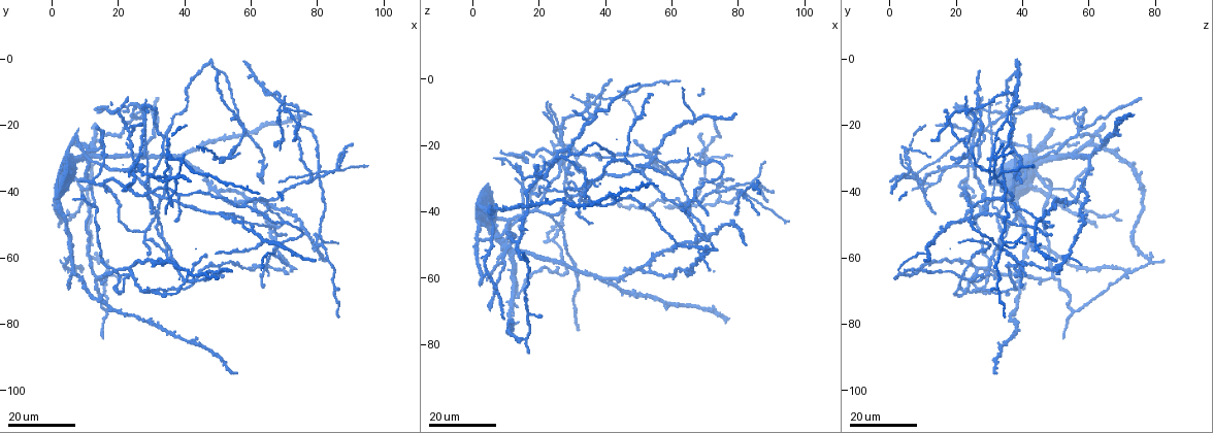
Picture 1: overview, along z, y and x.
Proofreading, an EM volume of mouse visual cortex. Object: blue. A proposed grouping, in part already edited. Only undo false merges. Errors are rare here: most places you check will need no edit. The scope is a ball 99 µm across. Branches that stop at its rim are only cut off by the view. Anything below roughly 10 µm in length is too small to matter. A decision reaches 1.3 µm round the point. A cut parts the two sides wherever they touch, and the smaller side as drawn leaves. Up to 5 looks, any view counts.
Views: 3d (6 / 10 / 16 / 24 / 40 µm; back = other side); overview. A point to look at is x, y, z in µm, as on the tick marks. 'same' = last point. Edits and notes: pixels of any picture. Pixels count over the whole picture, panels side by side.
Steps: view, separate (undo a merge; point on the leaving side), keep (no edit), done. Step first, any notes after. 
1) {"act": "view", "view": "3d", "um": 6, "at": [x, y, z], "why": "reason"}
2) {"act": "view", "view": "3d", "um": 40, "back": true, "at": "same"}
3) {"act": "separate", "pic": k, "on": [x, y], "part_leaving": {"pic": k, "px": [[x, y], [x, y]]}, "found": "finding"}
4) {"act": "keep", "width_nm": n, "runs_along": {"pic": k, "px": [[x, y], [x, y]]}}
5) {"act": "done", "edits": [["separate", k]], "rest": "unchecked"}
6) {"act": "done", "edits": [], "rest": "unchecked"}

{"act": "view", "view": "3d", "um": 24, "at": [68.5, 25.5, 23.0], "why": "four-way junction"}

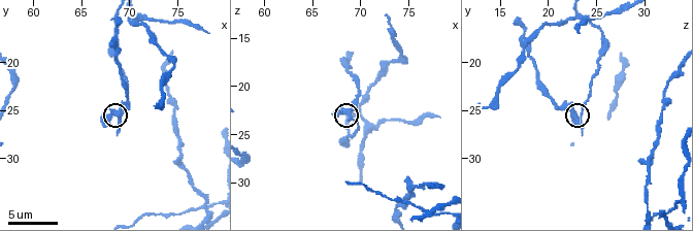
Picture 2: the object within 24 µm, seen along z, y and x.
{"act": "view", "view": "3d", "um": 6, "at": [68.8, 25.6, 23.0], "why": "closer look"}

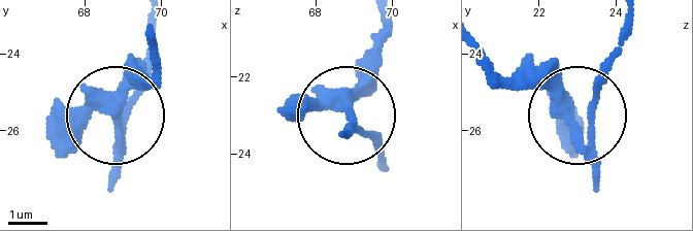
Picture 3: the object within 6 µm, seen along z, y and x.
{"act": "separate", "pic": 3, "on": [135, 103], "part_leaving": {"pic": 3, "px": [[112, 152], [152, 17]]}, "found": "two neurons meet here"}

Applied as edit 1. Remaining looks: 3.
{"act": "view", "view": "3d", "um": 24, "at": [27.5, 20.5, 30.5], "why": "four-way junction"}

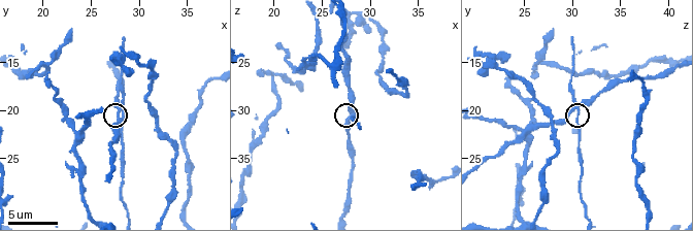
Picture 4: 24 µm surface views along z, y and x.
{"act": "view", "view": "3d", "um": 10, "at": [28.2, 19.8, 30.2]}

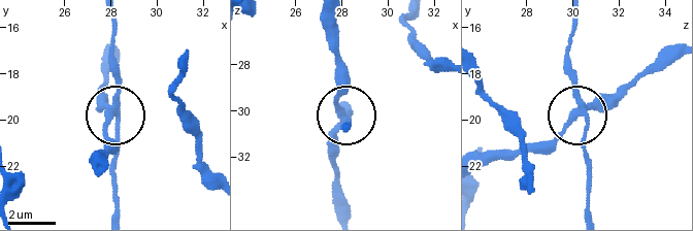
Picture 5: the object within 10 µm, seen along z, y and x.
{"act": "separate", "pic": 5, "on": [116, 73], "arms": 4, "found": "two neurons meet here"}

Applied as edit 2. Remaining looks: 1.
{"act": "done", "edits": [["separate", 3], ["separate", 5]], "rest": "unchecked"}

